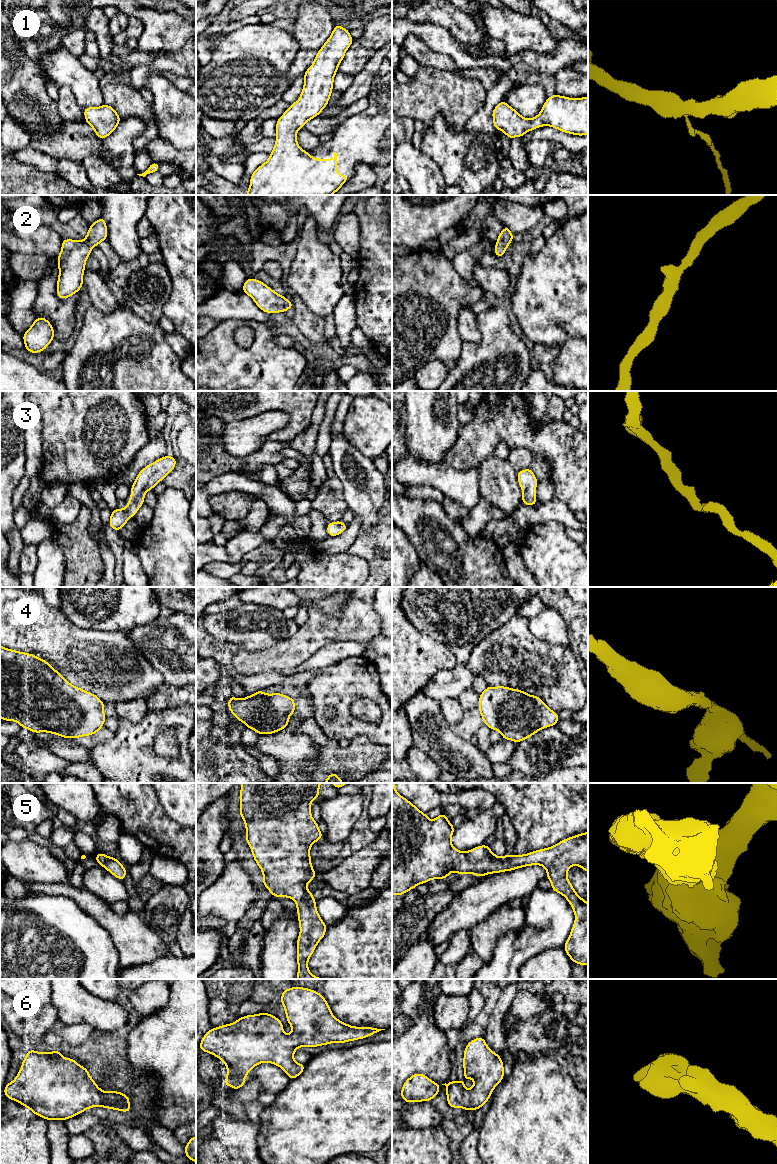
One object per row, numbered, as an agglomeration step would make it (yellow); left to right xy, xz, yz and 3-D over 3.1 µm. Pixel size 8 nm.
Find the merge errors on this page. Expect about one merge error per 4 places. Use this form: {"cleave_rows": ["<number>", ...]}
{"cleave_rows": []}

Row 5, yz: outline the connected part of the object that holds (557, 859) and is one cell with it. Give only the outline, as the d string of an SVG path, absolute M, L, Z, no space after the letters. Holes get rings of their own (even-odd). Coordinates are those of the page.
M392 783L392 895L404 895L417 885L432 879L448 878L453 871L456 874L474 874L478 877L490 873L512 871L521 867L542 865L552 885L552 890L563 895L571 905L575 921L567 939L564 950L573 963L586 966L588 964L588 903L581 898L567 878L572 865L588 872L588 832L563 839L559 843L523 855L502 857L496 856L489 845L477 846L462 852L455 849L451 838L455 827L442 812L434 820L429 820L426 813L421 812L409 800L402 797Z

